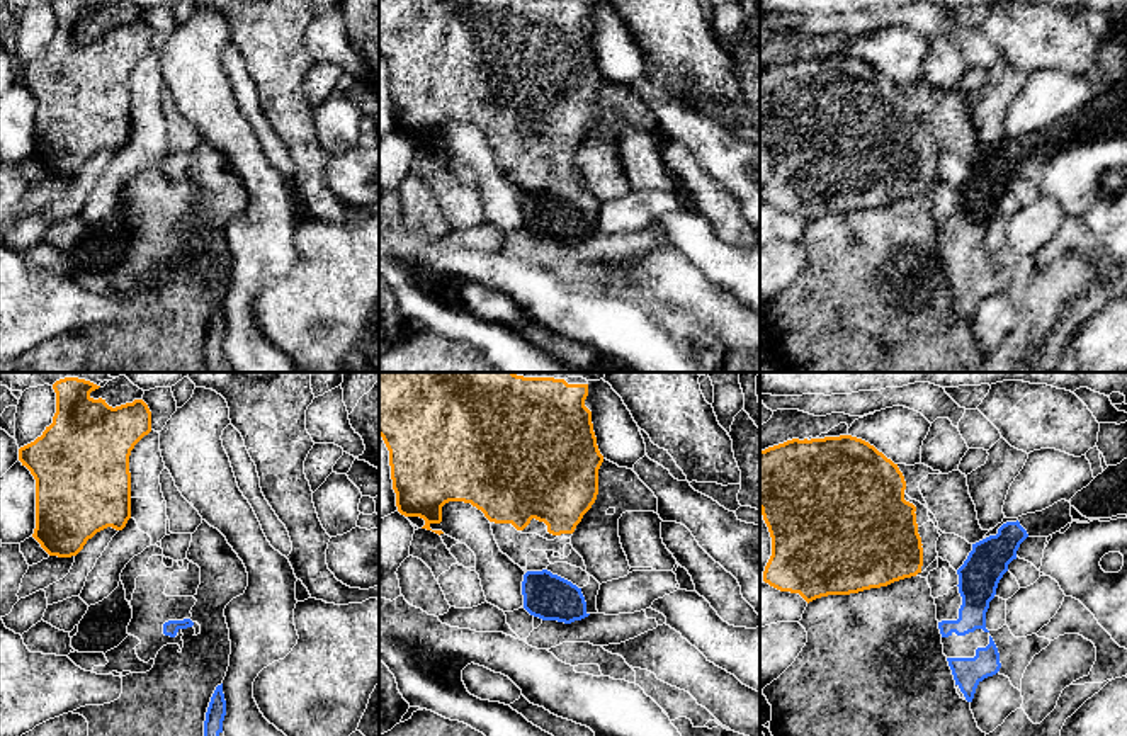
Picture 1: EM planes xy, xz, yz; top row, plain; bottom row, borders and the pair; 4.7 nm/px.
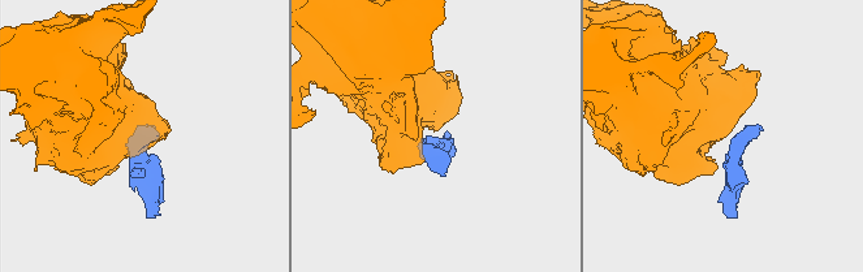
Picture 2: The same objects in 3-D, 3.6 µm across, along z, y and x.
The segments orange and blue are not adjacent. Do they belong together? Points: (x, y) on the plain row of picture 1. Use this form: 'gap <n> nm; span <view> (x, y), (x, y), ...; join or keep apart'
gap 170 nm; span yz (922, 184), (957, 189); join

